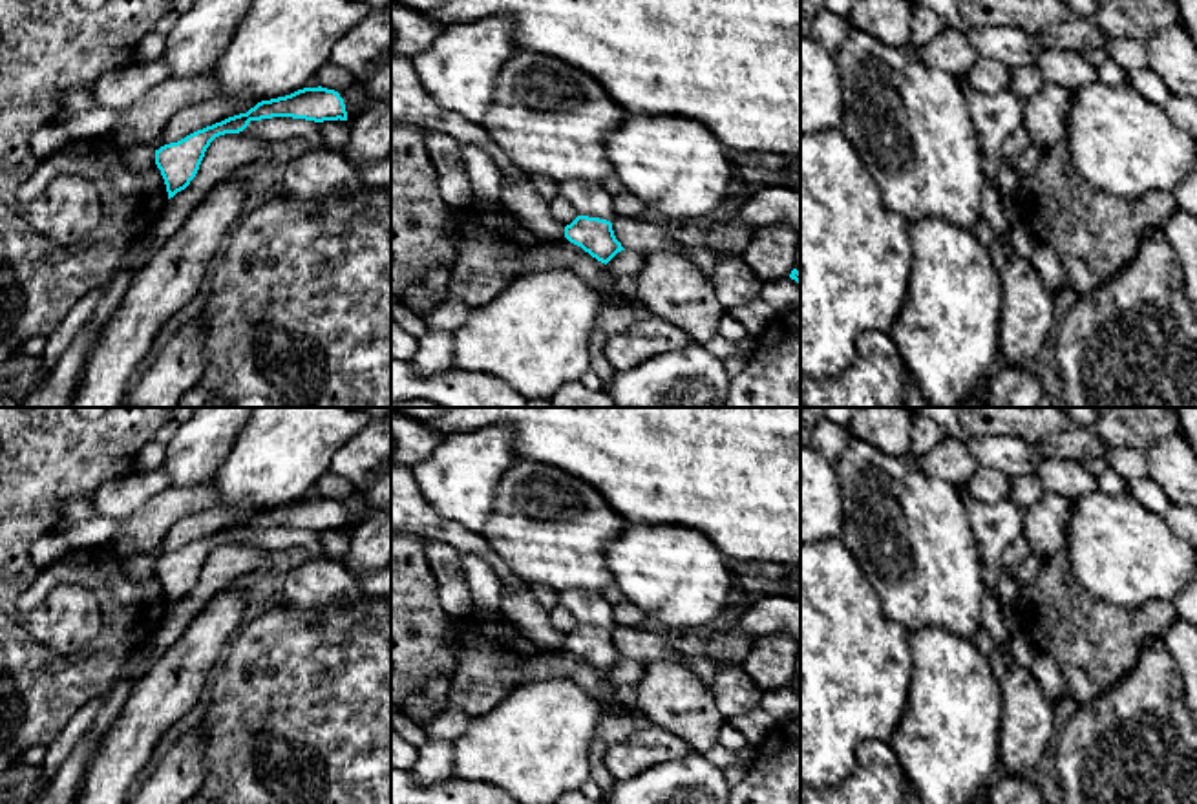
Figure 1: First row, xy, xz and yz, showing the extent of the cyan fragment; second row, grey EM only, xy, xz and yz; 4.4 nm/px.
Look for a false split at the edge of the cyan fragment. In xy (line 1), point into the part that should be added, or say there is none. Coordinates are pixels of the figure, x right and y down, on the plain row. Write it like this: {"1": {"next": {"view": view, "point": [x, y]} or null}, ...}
{"1": {"next": null}}

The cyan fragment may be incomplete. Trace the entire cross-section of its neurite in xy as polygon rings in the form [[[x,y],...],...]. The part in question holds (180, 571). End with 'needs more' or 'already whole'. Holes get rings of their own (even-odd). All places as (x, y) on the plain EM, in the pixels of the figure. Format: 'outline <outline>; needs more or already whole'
outline [[[303,497],[291,504],[261,510],[247,523],[197,539],[177,552],[155,559],[155,574],[166,594],[168,608],[185,599],[196,587],[210,552],[225,543],[243,541],[250,530],[292,526],[314,532],[347,530],[344,508],[327,497]]]; already whole

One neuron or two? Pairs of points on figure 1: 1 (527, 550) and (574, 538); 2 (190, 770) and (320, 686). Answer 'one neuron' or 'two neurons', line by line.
1: one neuron
2: two neurons

